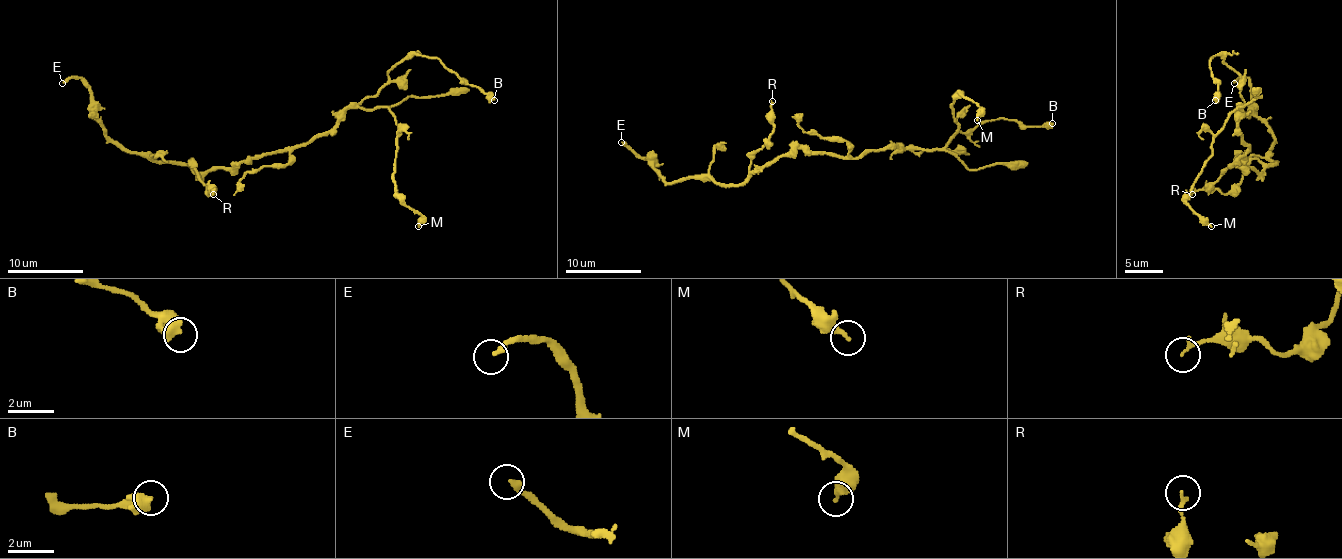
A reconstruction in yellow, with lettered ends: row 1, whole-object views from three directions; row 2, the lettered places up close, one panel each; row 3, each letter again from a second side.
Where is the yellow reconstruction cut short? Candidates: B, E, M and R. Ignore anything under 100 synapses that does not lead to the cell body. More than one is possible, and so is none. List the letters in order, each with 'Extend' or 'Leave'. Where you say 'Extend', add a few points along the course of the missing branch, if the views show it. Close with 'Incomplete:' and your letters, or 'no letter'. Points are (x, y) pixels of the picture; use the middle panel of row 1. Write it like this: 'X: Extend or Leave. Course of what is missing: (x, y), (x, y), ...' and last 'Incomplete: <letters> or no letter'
B: Leave
E: Extend
M: Leave
R: Leave
Incomplete: E

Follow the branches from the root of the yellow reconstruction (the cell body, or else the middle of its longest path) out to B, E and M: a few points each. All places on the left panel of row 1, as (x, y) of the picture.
B: (273, 153), (292, 151), (324, 136), (349, 107), (377, 92), (398, 62), (415, 55), (437, 58), (494, 100)
E: (273, 153), (205, 171), (126, 153), (92, 115), (91, 89), (79, 77), (62, 83)
M: (273, 153), (324, 136), (349, 107), (386, 107), (400, 132), (394, 185), (398, 196), (420, 215), (418, 226)

